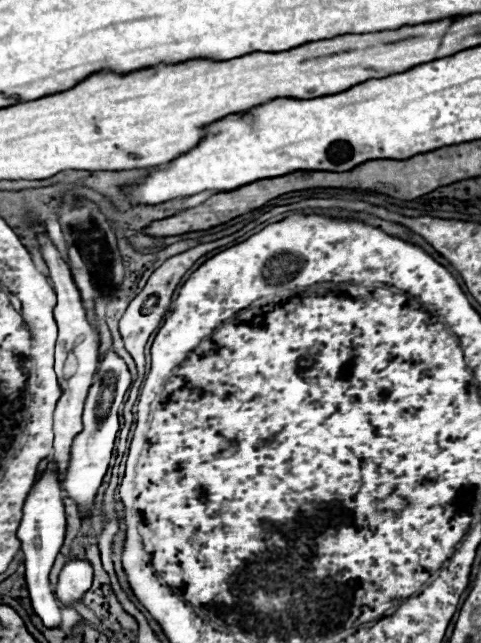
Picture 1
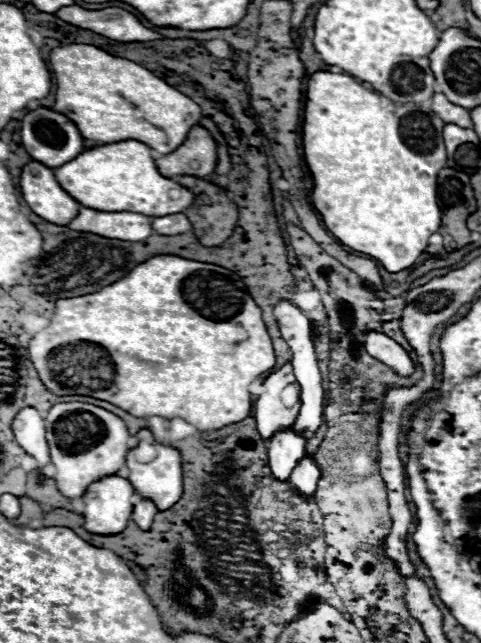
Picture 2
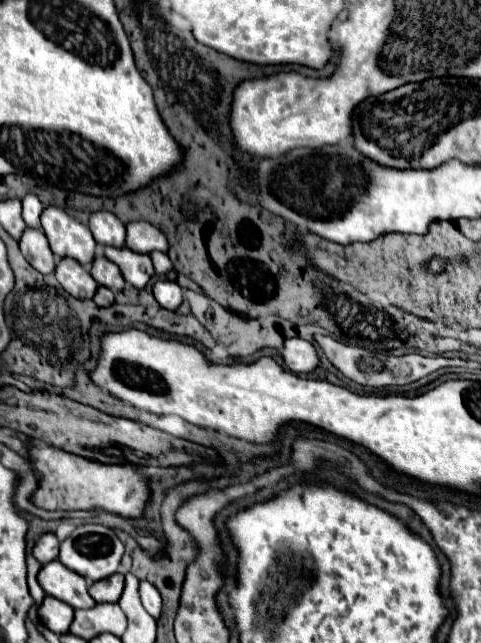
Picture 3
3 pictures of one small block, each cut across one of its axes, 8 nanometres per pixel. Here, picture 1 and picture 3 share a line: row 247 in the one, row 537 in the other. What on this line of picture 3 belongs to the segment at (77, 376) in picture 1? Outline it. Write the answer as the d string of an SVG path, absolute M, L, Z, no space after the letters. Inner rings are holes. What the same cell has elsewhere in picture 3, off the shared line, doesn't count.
M52 532L42 534L40 540L36 542L32 554L34 554L34 558L36 558L42 566L48 564L48 562L52 562L52 560L56 560L56 558L58 558L58 540L56 540L56 536L54 536Z

